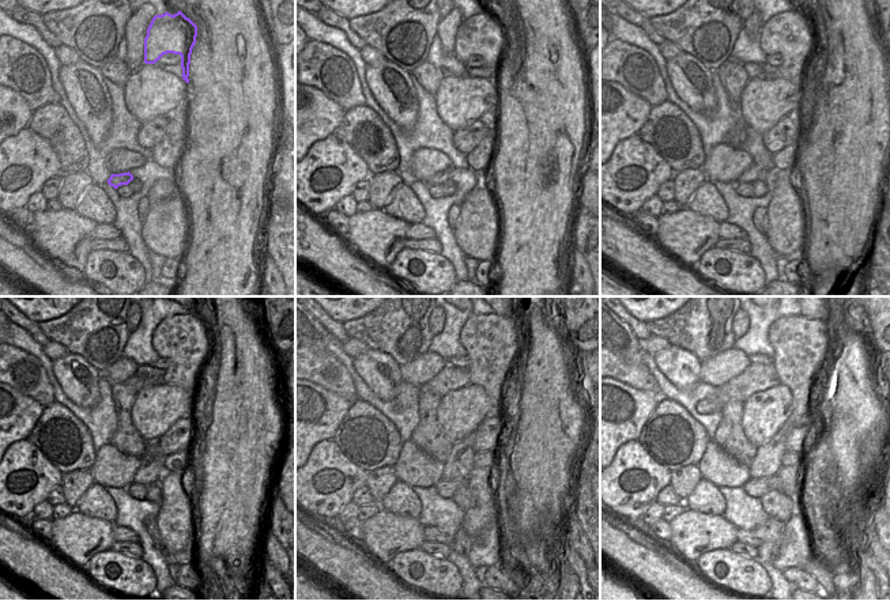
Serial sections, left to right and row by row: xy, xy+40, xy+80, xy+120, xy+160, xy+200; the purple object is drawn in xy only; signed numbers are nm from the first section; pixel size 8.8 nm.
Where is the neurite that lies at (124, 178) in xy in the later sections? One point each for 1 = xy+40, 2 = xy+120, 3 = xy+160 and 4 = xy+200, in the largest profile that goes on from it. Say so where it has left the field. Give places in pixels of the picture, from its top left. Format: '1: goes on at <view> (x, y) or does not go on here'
1: goes on at xy+40 (440, 178)
2: goes on at xy+120 (151, 469)
3: goes on at xy+160 (460, 462)
4: goes on at xy+200 (803, 348)

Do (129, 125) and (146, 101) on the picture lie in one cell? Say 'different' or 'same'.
different

